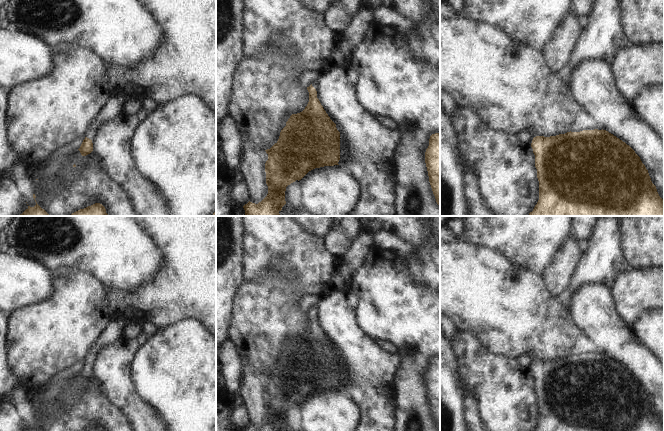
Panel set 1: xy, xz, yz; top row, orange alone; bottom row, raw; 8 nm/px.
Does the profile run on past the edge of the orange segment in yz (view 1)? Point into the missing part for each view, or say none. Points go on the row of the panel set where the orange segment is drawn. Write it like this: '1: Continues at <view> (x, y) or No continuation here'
1: Continues at yz (532, 132)

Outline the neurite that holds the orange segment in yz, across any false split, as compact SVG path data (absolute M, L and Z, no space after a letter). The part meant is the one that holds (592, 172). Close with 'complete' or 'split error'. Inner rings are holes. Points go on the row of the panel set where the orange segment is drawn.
M533 128L528 129L533 137L531 147L535 155L535 167L539 181L539 200L528 216L664 216L664 199L662 199L652 183L648 170L640 157L625 142L606 130L583 130L580 132L567 132L556 136L539 136Z; split error

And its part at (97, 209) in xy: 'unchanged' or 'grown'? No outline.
unchanged

